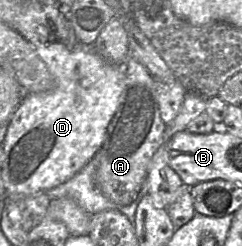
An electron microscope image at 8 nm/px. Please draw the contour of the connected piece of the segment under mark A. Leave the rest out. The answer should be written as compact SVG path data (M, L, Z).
M129 55L126 60L125 85L119 105L109 123L101 148L69 180L46 190L46 194L50 200L73 199L88 213L118 210L134 224L136 208L147 194L147 190L141 190L139 194L138 192L146 179L154 153L164 142L166 126L160 117L155 97L154 77L144 65Z

